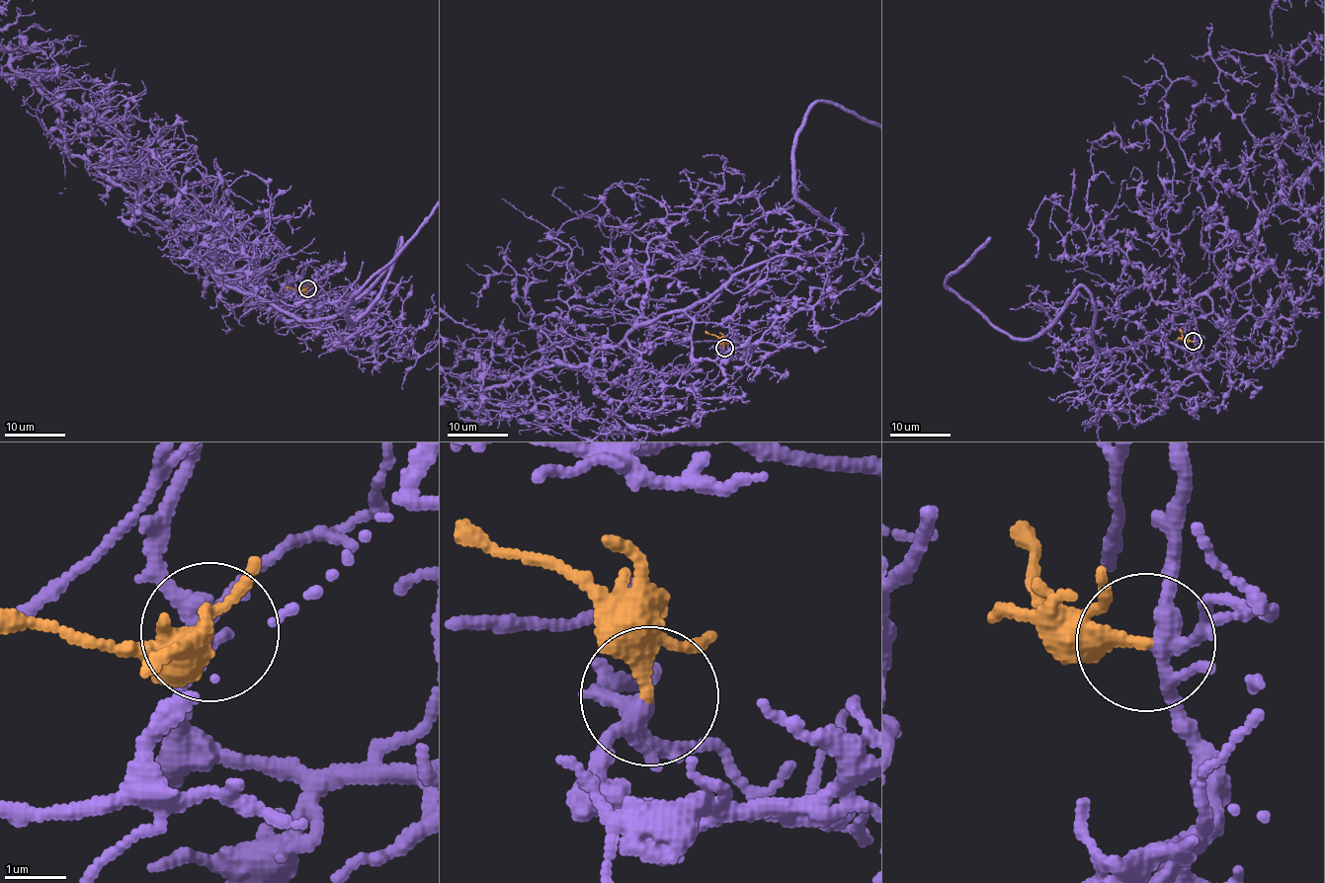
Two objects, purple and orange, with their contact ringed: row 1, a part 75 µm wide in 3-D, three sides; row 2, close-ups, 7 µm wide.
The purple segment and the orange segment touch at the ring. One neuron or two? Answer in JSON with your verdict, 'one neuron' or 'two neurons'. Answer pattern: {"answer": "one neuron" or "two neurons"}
{"answer": "one neuron"}

